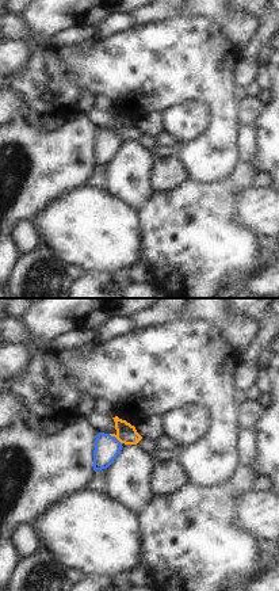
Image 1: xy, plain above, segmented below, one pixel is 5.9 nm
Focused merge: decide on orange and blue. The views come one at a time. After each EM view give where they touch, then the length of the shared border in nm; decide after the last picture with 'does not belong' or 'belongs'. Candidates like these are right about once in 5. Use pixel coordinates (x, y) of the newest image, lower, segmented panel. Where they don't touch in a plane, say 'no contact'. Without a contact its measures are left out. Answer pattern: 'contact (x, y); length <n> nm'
contact (115, 437); length 100 nm

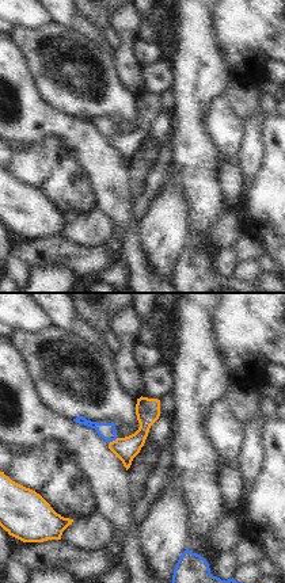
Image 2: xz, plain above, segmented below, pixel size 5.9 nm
contact (113, 441); length 70 nm

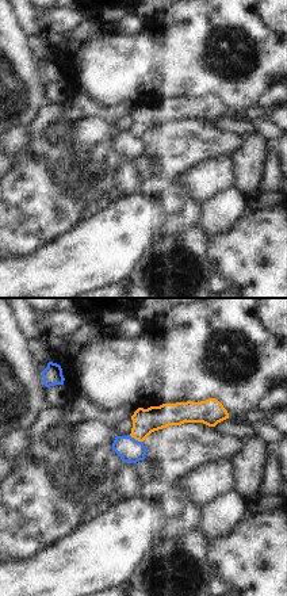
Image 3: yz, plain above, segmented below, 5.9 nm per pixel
contact (136, 439); length 90 nm

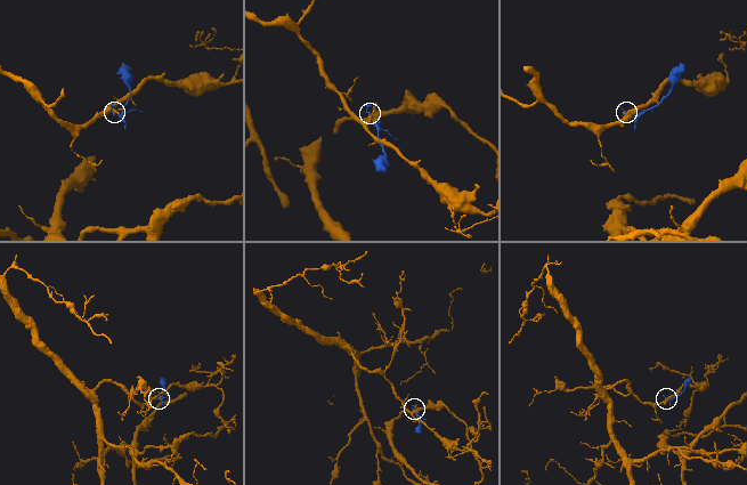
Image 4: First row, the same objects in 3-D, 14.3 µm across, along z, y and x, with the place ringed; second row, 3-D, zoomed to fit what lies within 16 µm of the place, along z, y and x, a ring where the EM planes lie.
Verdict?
does not belong

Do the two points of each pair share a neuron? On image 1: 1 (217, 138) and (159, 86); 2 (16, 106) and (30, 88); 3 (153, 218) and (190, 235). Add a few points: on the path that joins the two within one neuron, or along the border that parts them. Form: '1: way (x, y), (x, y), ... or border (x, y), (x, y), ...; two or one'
1: way (217, 117), (217, 109), (194, 86), (180, 86); one
2: border (14, 92), (25, 105), (19, 118); two
3: way (163, 218), (180, 229); one

